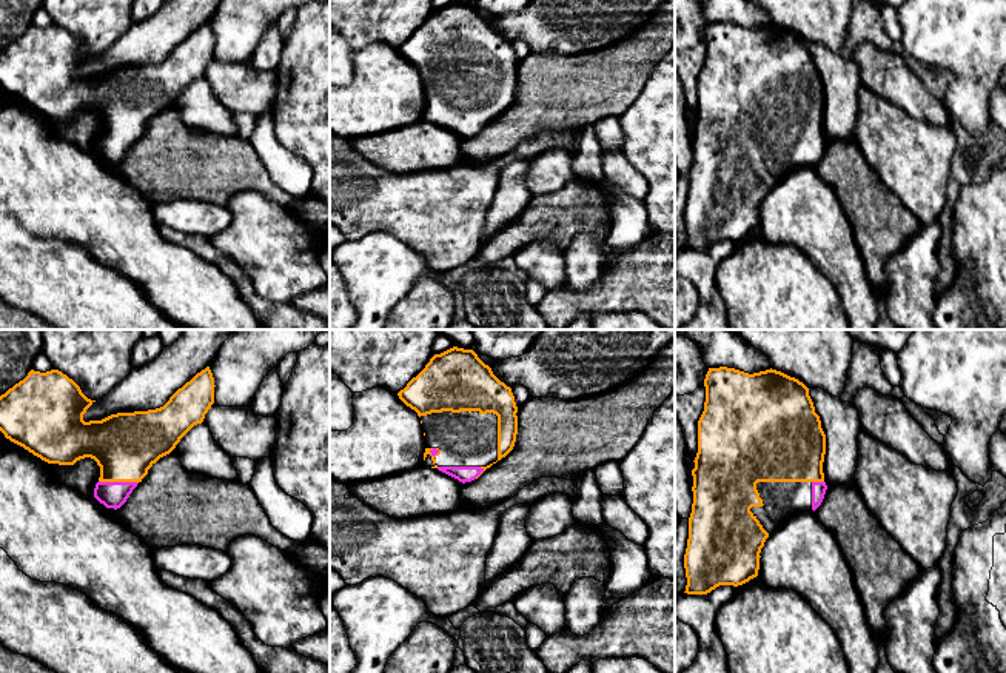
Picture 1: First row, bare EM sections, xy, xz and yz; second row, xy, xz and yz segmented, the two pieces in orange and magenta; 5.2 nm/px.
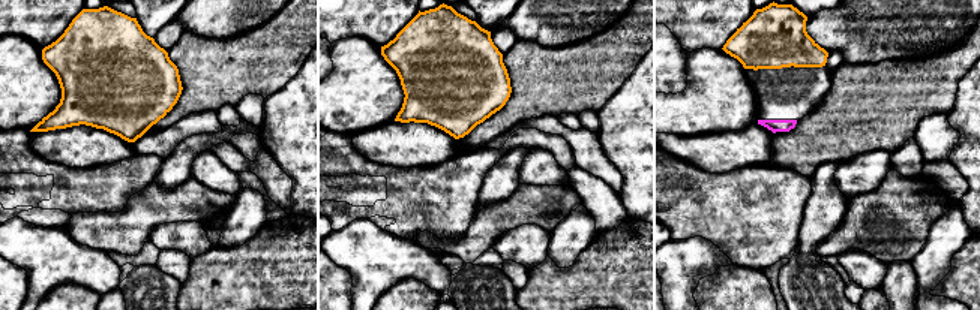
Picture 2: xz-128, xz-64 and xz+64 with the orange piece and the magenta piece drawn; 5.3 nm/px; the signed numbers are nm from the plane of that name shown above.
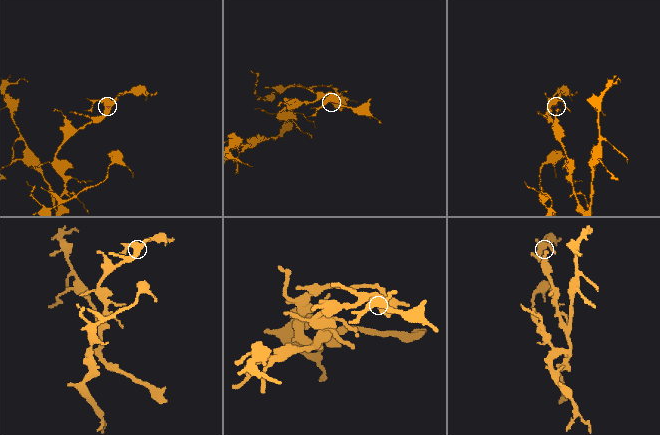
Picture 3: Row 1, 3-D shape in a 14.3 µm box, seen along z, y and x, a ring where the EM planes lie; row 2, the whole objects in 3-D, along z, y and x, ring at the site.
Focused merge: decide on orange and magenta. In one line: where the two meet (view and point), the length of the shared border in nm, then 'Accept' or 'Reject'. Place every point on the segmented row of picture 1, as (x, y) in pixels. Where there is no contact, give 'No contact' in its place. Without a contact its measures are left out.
Touches orange at xy (119, 481). Shared border 200 nm. Accept

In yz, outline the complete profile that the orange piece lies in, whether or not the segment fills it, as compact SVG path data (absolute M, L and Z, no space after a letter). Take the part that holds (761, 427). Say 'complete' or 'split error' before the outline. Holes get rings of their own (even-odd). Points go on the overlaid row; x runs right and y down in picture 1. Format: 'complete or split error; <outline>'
split error; M719 367L709 368L704 387L706 402L698 420L698 453L692 470L693 504L684 554L687 594L707 594L719 585L738 587L756 578L766 539L790 516L815 511L827 490L823 473L826 434L803 382L772 368L749 374Z

